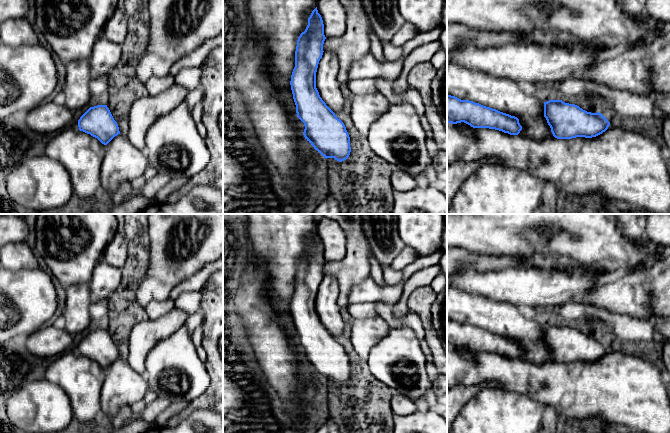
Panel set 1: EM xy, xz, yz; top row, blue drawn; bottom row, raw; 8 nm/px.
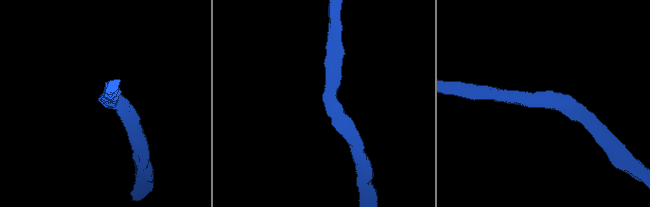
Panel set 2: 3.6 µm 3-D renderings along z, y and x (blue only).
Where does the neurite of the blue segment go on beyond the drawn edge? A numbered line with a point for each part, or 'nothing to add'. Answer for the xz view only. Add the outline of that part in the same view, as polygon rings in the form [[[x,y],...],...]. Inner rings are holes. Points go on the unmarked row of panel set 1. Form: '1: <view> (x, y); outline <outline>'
1: xz (277, 242); outline [[[247,214],[252,259],[268,274],[268,293],[273,308],[297,342],[291,314],[298,261],[317,231],[321,214]]]

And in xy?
1: xy (81, 378); outline [[[68,350],[47,365],[44,379],[66,392],[76,420],[89,423],[100,419],[105,369],[97,362]]]

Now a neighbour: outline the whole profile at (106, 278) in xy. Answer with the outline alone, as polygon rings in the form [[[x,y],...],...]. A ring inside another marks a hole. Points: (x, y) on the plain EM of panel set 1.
[[[103,259],[93,270],[89,288],[93,301],[106,301],[121,282],[121,269],[114,267]]]

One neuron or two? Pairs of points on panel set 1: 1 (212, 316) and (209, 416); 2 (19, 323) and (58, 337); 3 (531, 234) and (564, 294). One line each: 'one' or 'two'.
1: two
2: two
3: two

